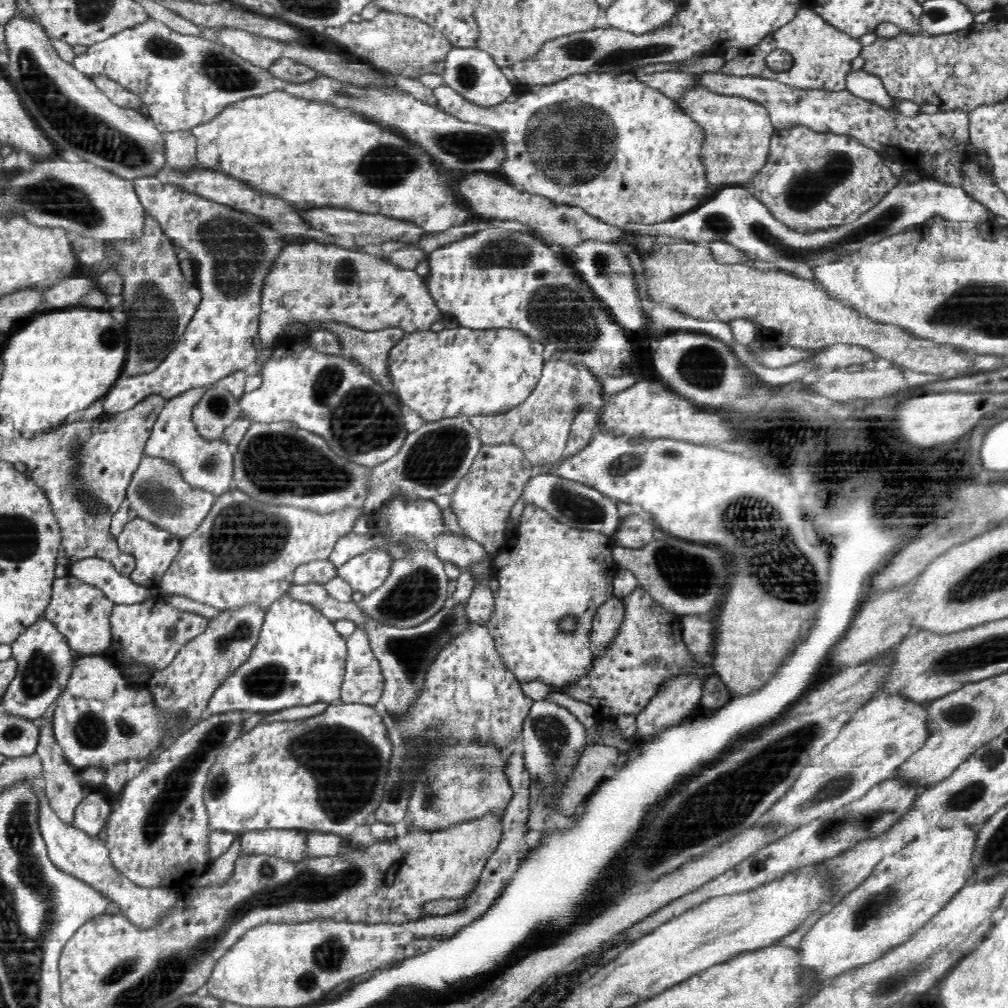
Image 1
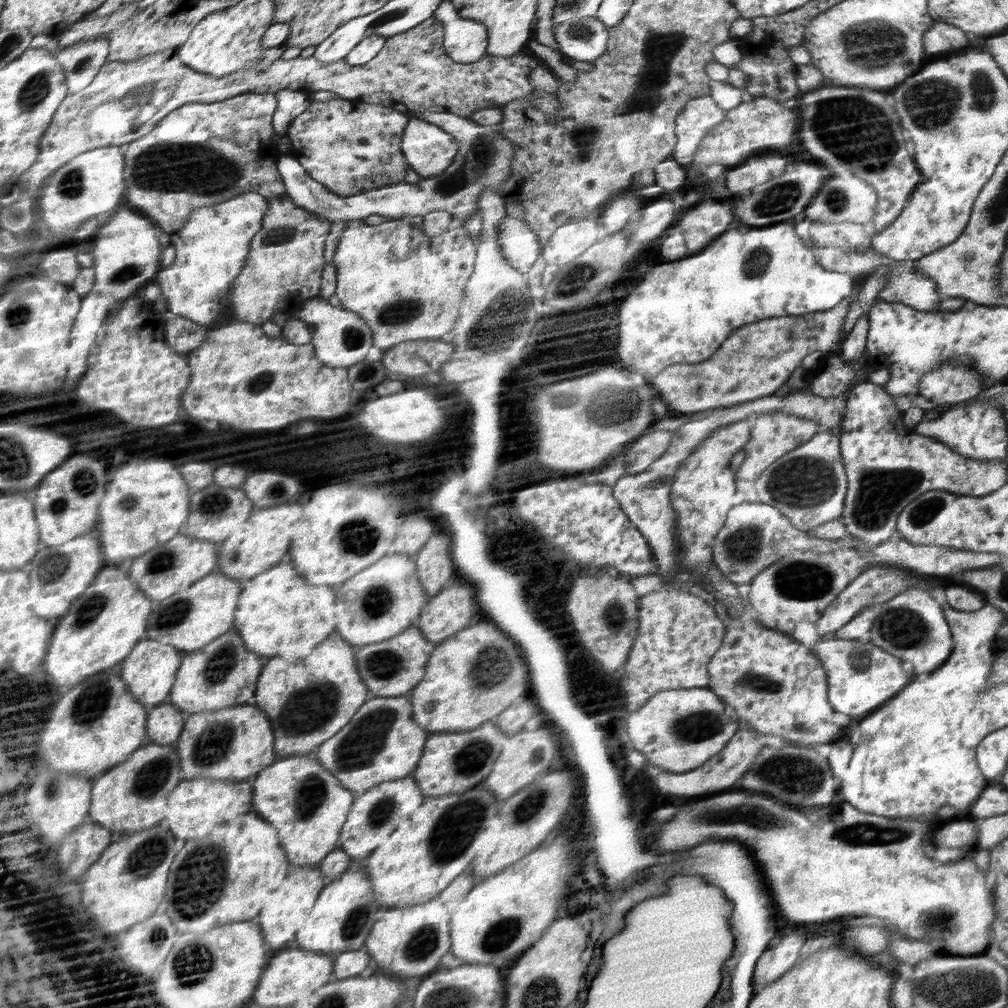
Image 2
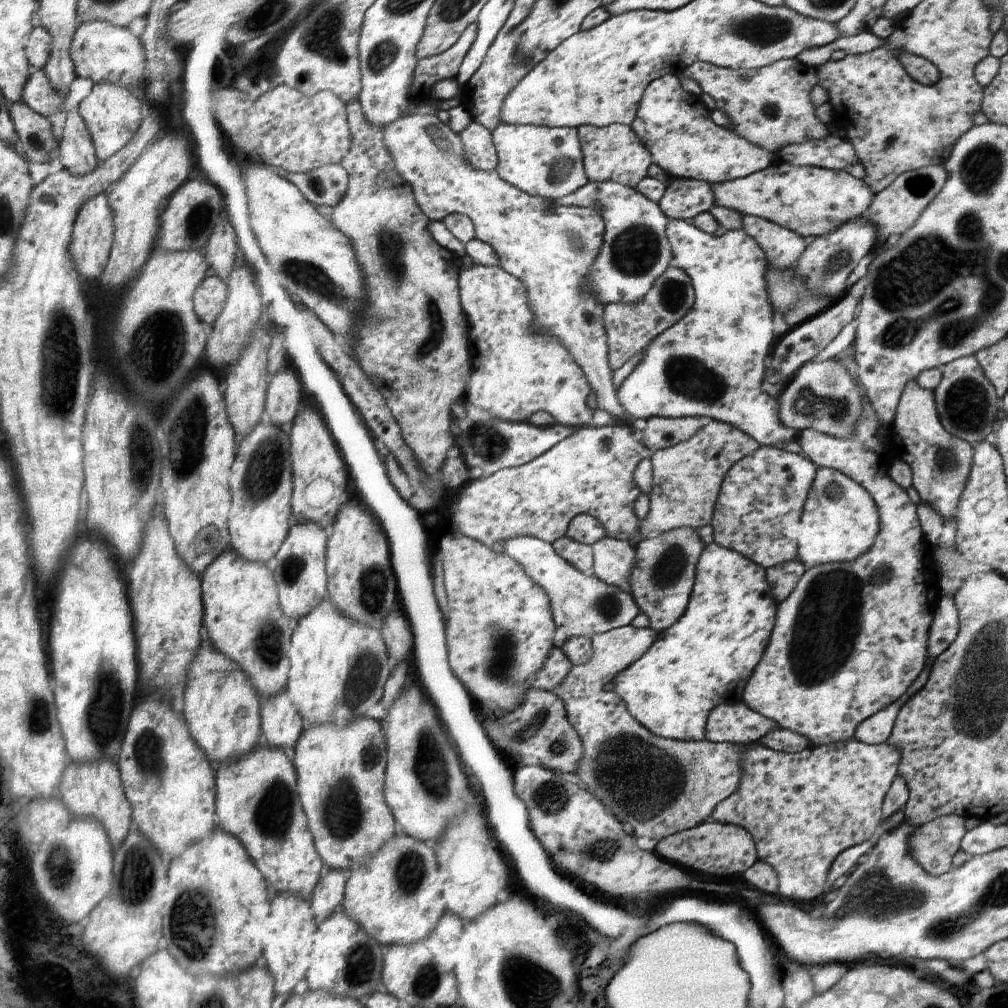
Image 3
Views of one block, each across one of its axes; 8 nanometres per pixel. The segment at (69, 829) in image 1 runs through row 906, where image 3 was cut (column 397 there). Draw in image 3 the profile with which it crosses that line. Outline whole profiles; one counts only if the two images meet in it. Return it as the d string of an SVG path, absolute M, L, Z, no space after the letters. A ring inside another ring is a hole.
M411 115L396 119L383 128L384 143L389 149L395 168L404 180L413 187L418 206L433 221L441 221L449 215L470 217L476 229L475 238L489 244L499 258L499 265L506 272L518 277L525 284L531 311L535 314L535 327L541 333L554 333L566 345L597 395L599 408L605 409L614 418L622 418L625 410L617 397L609 364L608 332L604 321L604 304L589 285L591 267L598 260L604 246L605 224L600 214L590 207L564 206L540 195L530 195L516 188L495 170L484 172L474 168L466 160L461 137L444 124L438 115Z

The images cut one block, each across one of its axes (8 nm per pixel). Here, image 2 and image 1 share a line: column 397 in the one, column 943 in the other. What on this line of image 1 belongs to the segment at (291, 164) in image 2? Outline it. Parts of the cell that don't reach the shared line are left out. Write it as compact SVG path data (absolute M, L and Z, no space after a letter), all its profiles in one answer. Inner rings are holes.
M885 154L882 158L895 174L899 184L892 188L880 202L877 202L876 206L861 214L860 218L844 223L842 226L800 233L784 225L784 222L778 221L762 201L752 195L751 191L748 192L749 188L728 186L724 190L713 192L707 200L676 220L652 223L650 226L645 224L632 226L631 224L626 225L625 228L632 228L628 232L636 232L640 234L640 238L648 240L656 236L676 236L685 238L689 242L707 245L714 239L721 239L735 246L751 260L772 262L786 273L812 281L813 269L828 265L830 262L838 262L840 258L848 257L848 254L864 249L864 246L876 244L883 238L927 222L935 214L940 214L943 219L954 222L985 222L992 218L988 207L970 197L962 187L950 186L932 179L920 179L918 182L908 183L903 180L903 175L908 170L904 170L901 164L889 160Z

